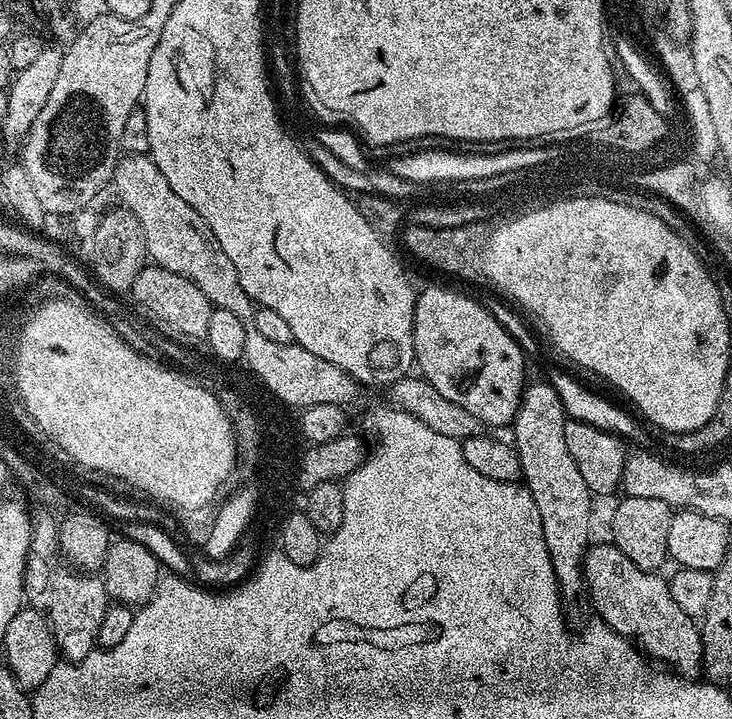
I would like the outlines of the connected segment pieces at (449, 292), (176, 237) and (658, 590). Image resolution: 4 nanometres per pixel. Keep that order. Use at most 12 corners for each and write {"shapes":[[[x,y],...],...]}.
{"shapes":[[[452,288],[416,297],[414,364],[481,425],[516,418],[526,355]],[[147,154],[111,187],[142,222],[148,259],[246,322],[253,301],[202,214]],[[611,542],[584,553],[586,596],[645,657],[692,678],[700,624],[659,571]]]}

